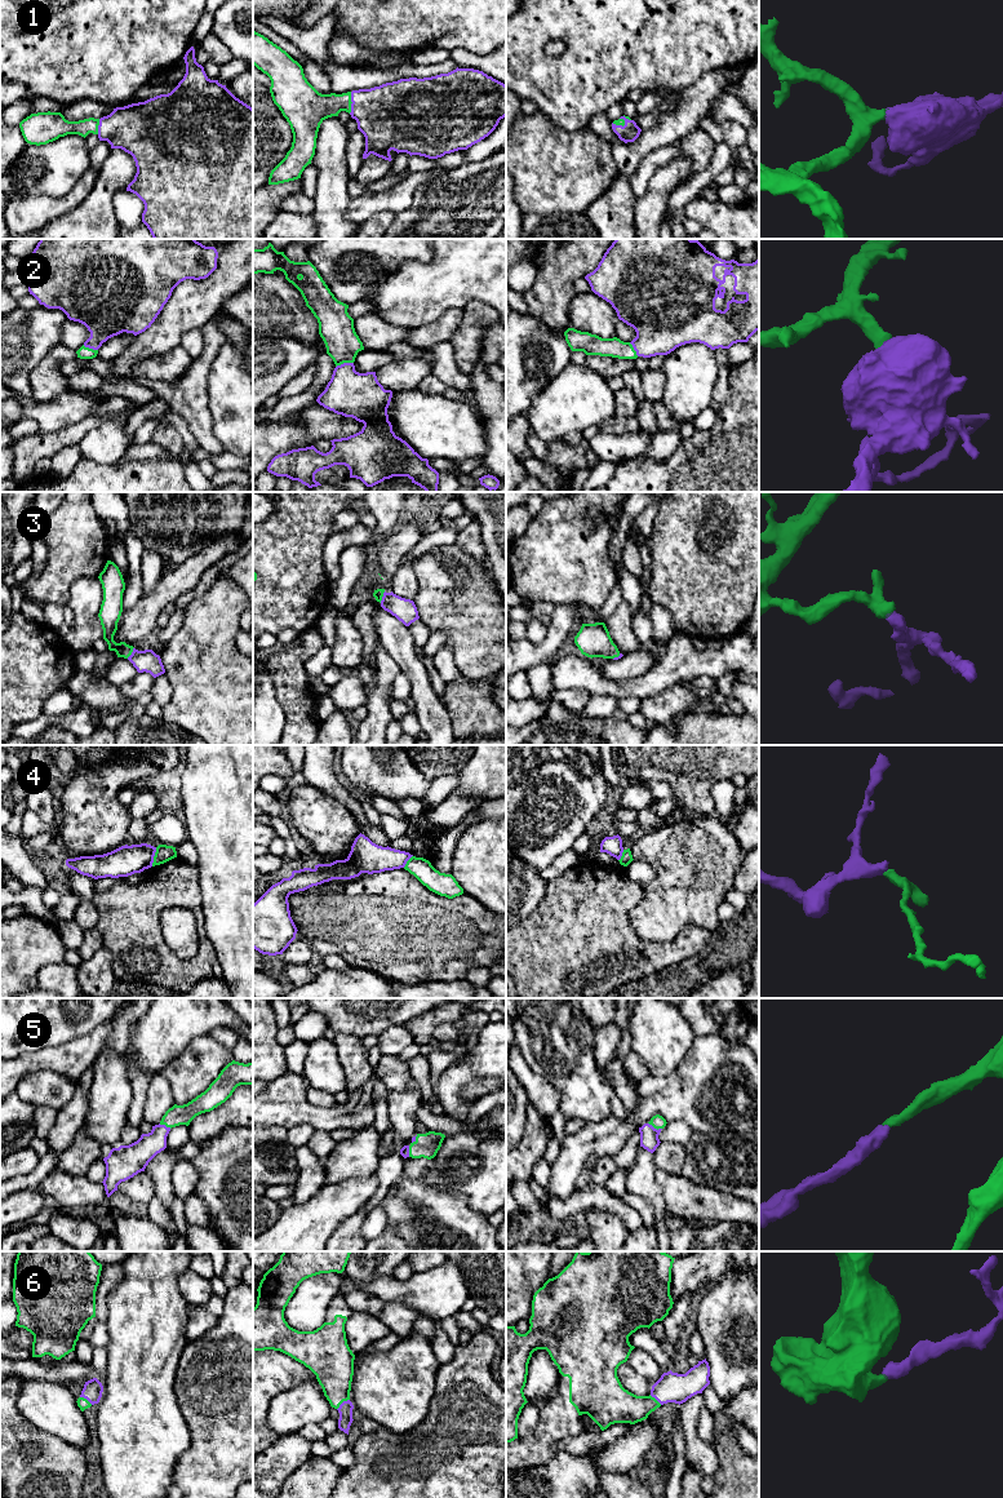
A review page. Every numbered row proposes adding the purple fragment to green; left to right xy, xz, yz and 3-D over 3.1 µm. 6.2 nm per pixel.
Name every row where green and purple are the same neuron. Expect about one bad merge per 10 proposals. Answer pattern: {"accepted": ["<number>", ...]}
{"accepted": ["1", "2", "3", "5", "6"]}

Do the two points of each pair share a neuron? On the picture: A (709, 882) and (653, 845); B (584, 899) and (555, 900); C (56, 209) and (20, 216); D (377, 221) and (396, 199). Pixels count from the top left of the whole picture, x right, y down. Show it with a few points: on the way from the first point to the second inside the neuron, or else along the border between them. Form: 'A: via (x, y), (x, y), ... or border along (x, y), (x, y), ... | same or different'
A: via (695, 868), (675, 849), (668, 849) | same
B: via (577, 900), (562, 900) | same
C: via (47, 209), (29, 213) | same
D: border along (394, 213), (377, 212), (358, 225) | different

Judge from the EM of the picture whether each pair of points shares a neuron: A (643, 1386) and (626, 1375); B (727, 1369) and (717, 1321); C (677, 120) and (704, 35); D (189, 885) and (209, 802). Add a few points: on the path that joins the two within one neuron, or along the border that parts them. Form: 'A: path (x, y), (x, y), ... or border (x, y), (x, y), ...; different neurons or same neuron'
A: path (639, 1386), (630, 1379); same neuron
B: path (723, 1357), (718, 1344), (718, 1333); same neuron
C: border (711, 71), (708, 71), (682, 91), (657, 91); different neurons
D: border (196, 867), (200, 894), (203, 896); different neurons

